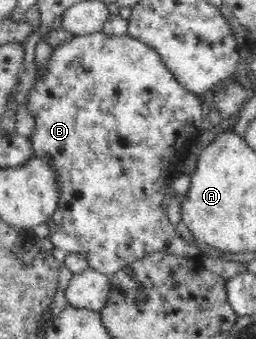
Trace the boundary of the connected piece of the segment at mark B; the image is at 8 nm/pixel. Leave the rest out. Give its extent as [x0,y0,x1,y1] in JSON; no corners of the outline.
[25,31,207,276]

